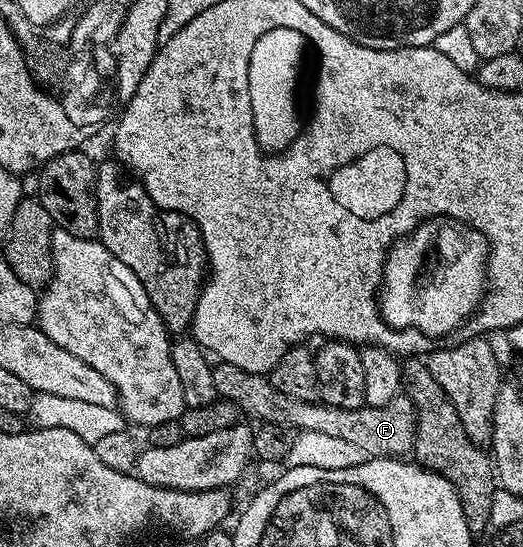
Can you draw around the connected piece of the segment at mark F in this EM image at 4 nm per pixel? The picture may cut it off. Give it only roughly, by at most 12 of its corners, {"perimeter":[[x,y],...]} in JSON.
{"perimeter":[[222,363],[219,397],[265,425],[325,431],[364,458],[406,458],[415,408],[298,401],[270,376]]}

